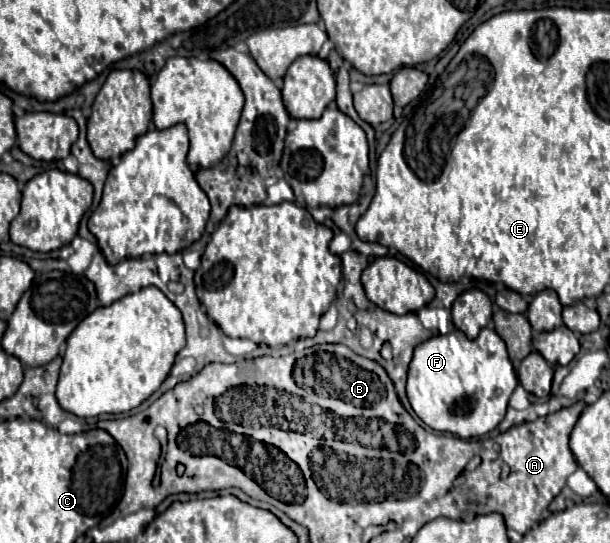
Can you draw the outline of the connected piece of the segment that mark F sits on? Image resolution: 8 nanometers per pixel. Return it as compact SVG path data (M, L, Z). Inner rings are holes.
M483 328L475 340L455 330L417 346L409 364L407 396L415 414L433 430L473 438L491 432L503 420L517 382L505 342L493 330Z

